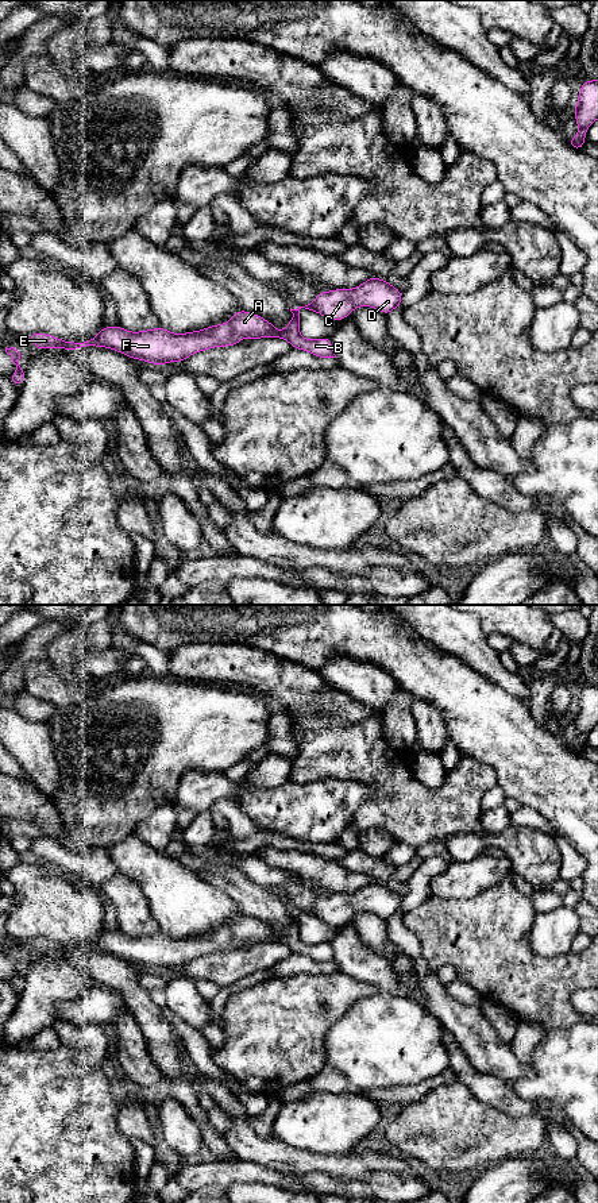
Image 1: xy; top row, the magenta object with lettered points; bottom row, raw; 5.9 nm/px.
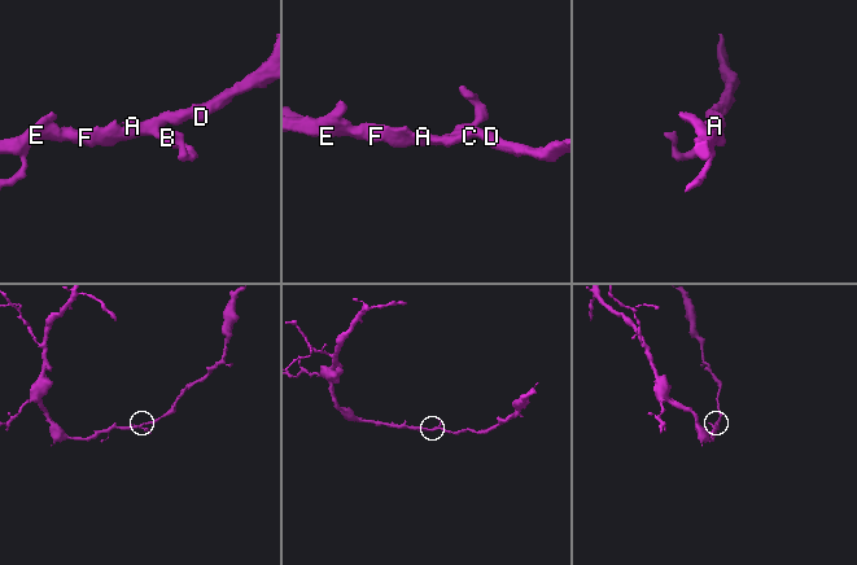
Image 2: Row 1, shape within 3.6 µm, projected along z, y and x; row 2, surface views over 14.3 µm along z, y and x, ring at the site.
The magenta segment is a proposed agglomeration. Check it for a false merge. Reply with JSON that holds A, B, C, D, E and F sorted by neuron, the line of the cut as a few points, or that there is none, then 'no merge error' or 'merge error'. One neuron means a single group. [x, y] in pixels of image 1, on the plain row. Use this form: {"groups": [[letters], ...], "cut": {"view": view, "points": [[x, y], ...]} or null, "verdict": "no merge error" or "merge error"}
{"groups": [["A", "B", "C", "D", "E", "F"]], "cut": null, "verdict": "no merge error"}

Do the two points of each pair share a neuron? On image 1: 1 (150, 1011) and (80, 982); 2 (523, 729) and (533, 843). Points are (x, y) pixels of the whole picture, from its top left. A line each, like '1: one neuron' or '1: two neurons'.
1: two neurons
2: two neurons

